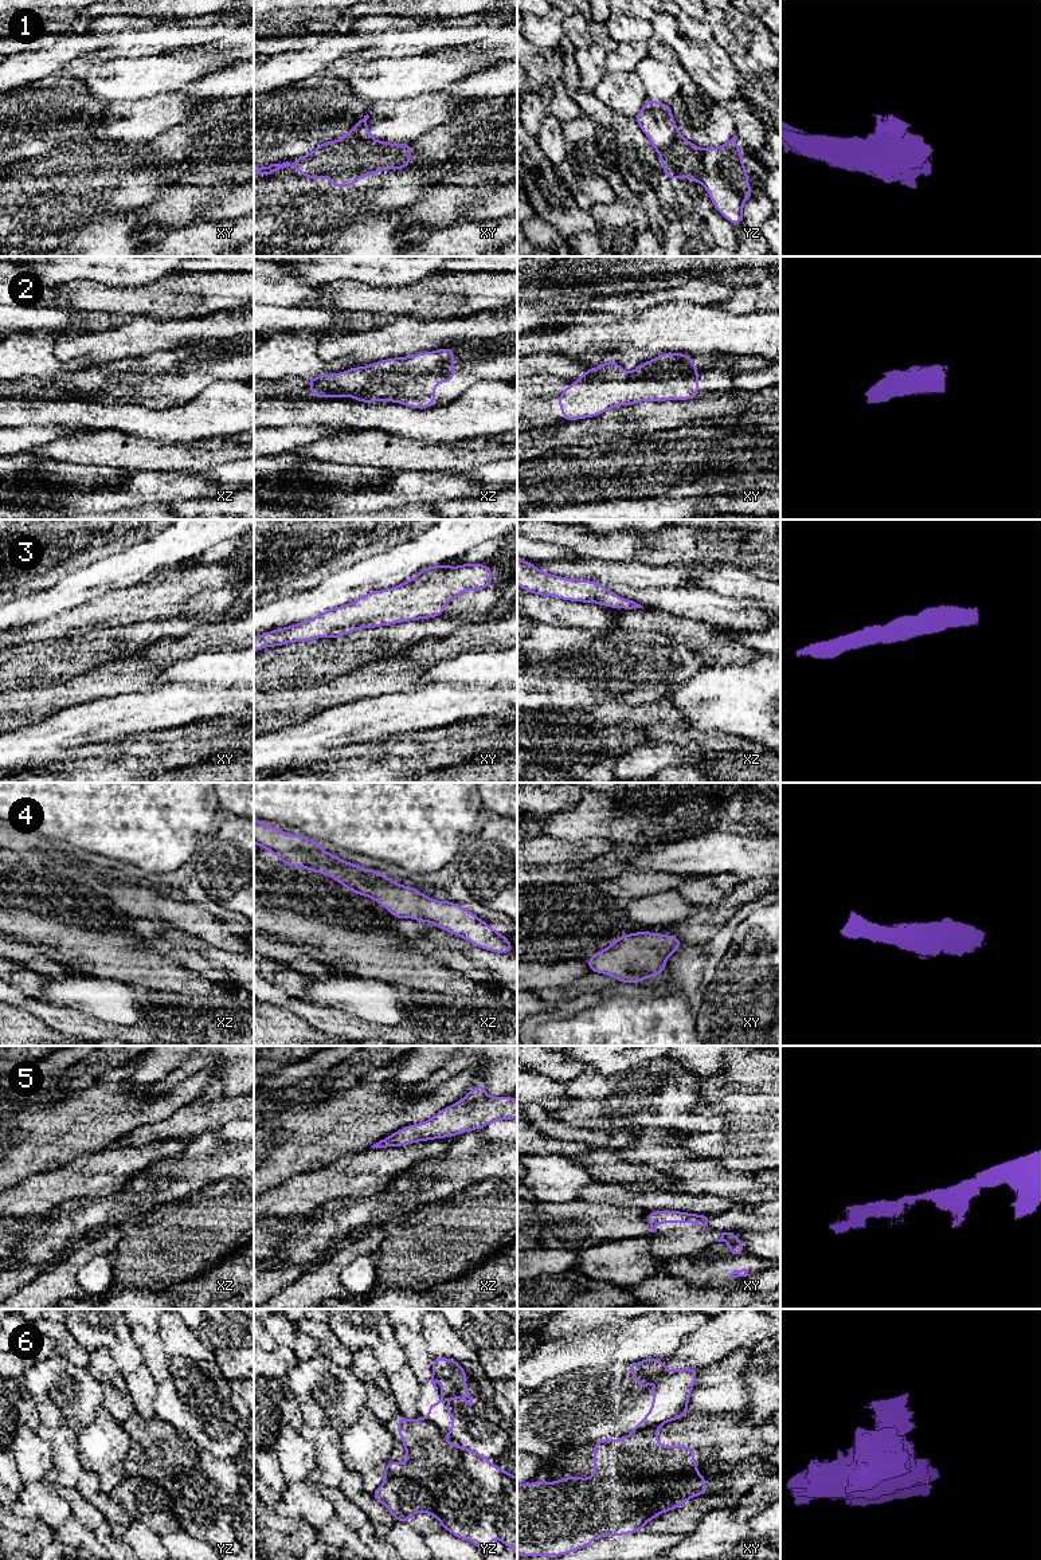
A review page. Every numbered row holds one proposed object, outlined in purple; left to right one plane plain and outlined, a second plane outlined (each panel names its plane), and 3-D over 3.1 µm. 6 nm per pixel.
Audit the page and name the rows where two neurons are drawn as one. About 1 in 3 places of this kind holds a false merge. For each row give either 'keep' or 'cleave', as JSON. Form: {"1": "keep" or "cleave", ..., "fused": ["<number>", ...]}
{"1": "cleave", "2": "keep", "3": "keep", "4": "keep", "5": "keep", "6": "cleave", "fused": ["1", "6"]}

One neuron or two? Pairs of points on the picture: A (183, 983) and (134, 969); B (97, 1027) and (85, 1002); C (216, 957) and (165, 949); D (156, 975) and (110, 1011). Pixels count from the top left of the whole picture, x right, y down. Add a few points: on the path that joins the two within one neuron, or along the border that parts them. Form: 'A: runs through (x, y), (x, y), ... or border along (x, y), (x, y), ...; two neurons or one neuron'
A: runs through (171, 978), (147, 973); one neuron
B: border along (61, 1007), (73, 1007), (108, 1022), (122, 1023); two neurons
C: border along (171, 943), (200, 953), (227, 972); two neurons
D: border along (114, 978), (141, 984), (149, 990); two neurons

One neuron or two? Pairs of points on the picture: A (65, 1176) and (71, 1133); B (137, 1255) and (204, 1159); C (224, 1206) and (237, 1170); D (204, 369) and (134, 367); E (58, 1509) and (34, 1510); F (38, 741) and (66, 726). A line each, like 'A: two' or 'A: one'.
A: two
B: two
C: two
D: one
E: one
F: one

